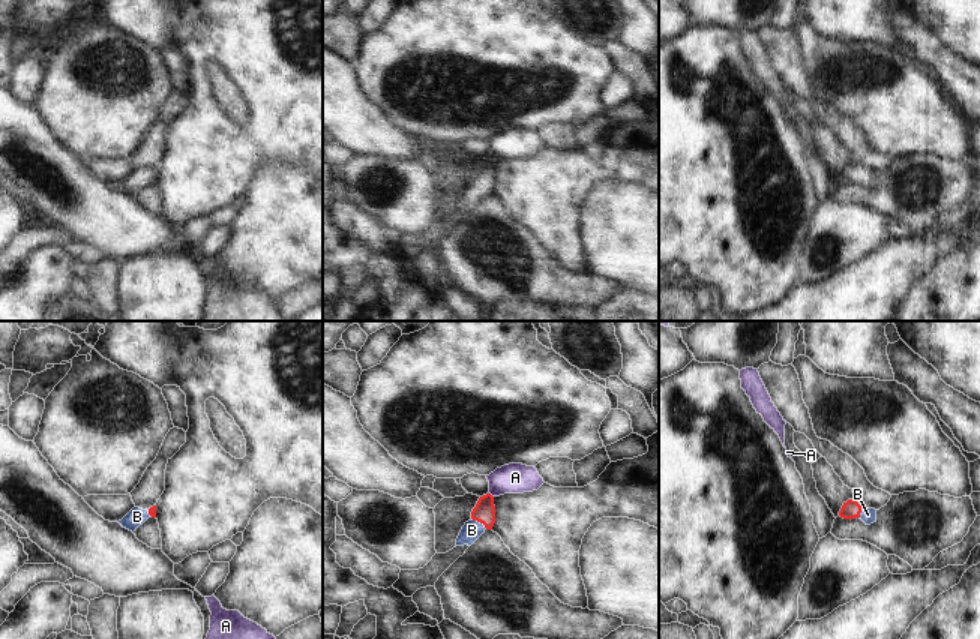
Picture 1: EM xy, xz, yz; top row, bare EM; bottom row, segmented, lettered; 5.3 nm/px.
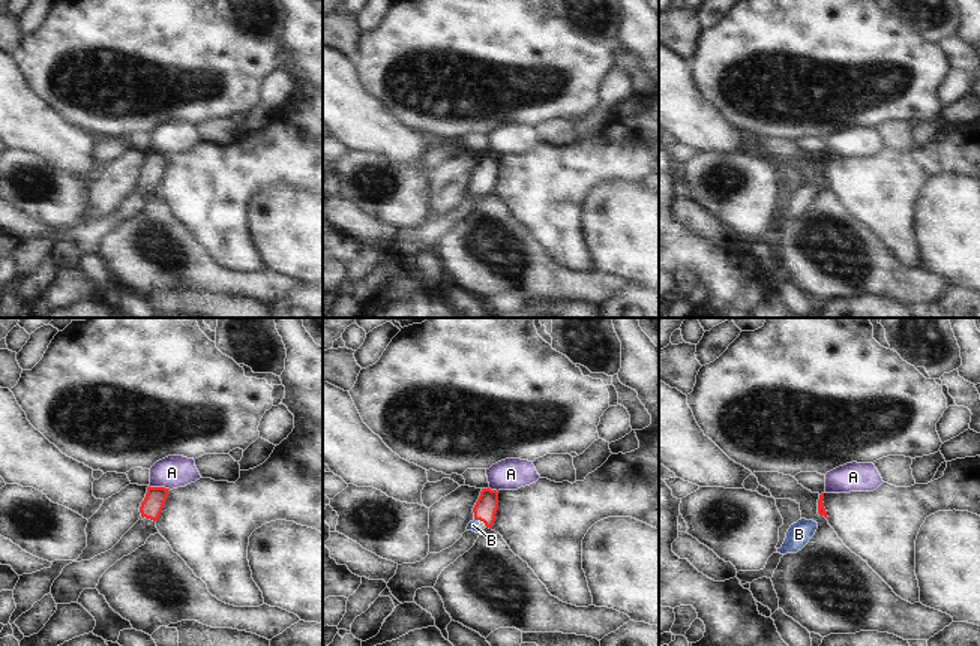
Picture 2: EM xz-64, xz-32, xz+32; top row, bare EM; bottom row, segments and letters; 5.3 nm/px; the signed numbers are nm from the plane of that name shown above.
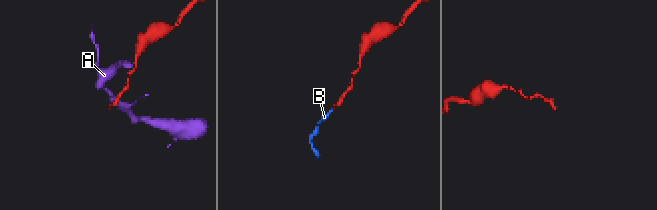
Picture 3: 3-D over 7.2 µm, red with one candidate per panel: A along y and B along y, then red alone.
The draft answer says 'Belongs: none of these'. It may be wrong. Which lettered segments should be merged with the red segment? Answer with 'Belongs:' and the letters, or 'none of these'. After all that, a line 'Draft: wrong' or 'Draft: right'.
Belongs: B
Draft: wrong

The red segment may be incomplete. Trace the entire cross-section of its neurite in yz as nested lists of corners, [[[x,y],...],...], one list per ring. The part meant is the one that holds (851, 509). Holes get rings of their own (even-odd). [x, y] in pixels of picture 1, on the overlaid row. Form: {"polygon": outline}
{"polygon": [[[848,500],[846,502],[843,502],[839,516],[843,519],[860,518],[866,525],[876,522],[876,510],[863,508],[855,500]]]}

